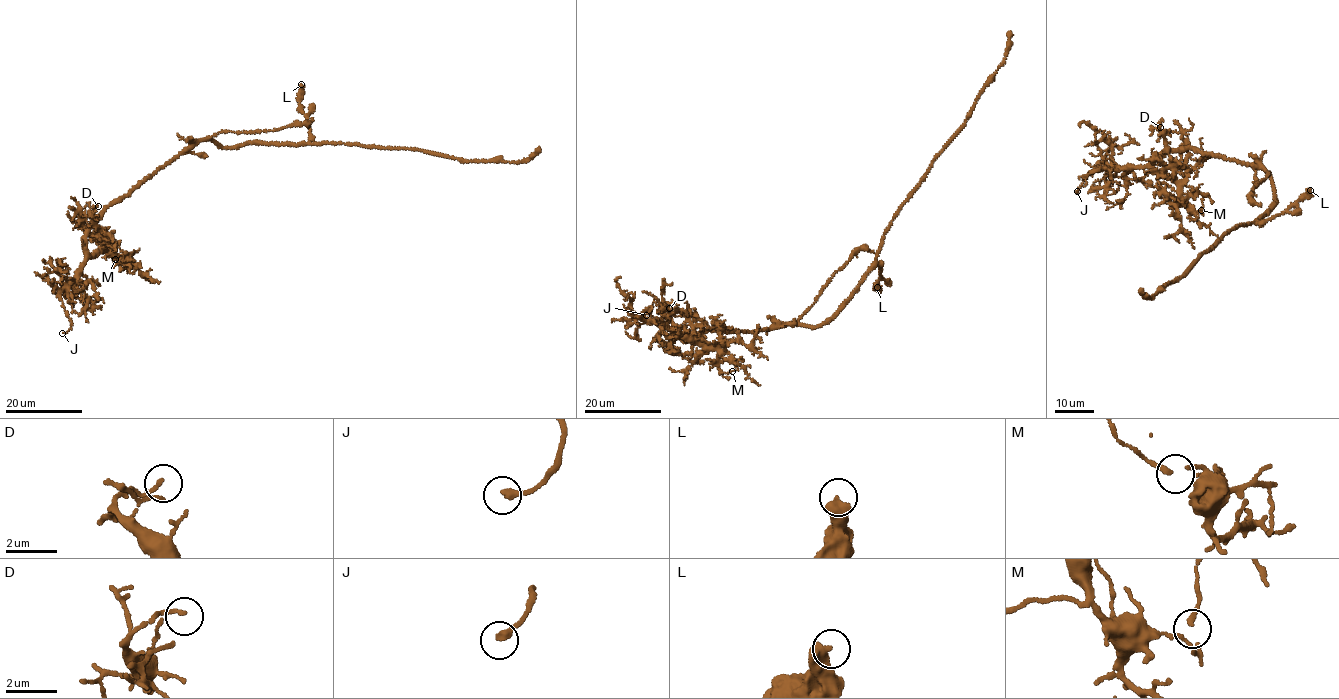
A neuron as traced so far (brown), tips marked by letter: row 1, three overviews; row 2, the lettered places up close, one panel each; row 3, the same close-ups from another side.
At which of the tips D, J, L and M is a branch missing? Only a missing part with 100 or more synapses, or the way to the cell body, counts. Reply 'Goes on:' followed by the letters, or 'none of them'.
Goes on: J

